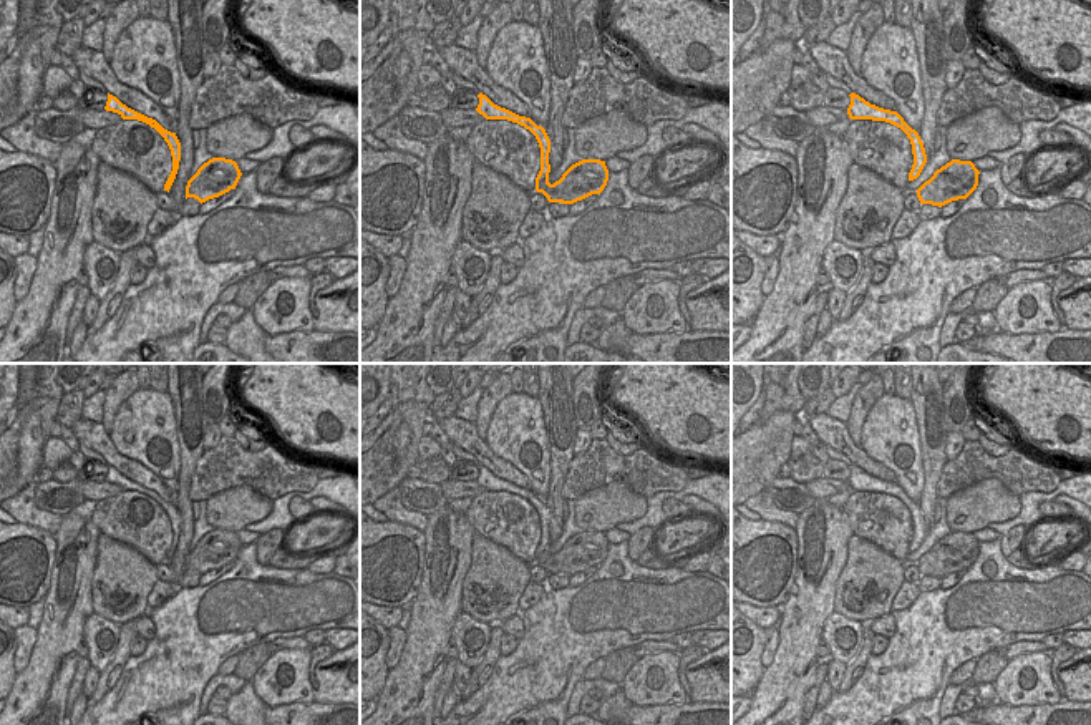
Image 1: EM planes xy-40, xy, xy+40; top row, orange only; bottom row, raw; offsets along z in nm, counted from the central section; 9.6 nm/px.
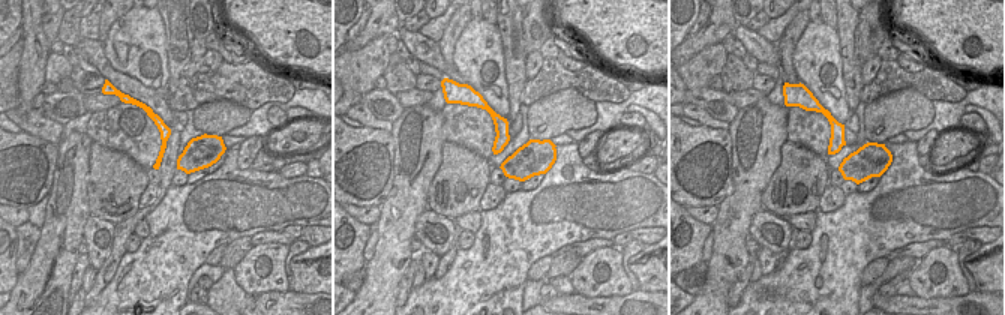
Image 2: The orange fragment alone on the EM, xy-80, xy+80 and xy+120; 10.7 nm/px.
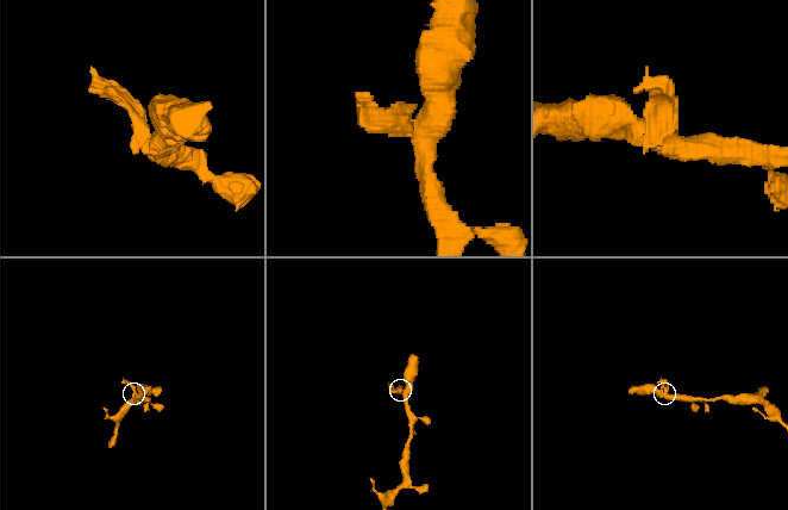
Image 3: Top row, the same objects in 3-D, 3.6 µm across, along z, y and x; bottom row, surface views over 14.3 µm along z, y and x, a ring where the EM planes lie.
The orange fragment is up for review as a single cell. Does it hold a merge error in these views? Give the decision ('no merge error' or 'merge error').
merge error

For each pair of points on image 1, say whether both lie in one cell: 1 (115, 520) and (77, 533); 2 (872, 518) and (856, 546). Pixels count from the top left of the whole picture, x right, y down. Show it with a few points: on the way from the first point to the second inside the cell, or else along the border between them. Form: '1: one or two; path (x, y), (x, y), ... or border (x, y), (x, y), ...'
1: two; border (90, 518), (100, 533)
2: two; border (853, 533), (872, 541), (894, 558)

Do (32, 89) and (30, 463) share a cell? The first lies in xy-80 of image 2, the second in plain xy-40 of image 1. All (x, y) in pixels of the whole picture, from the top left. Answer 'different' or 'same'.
same

